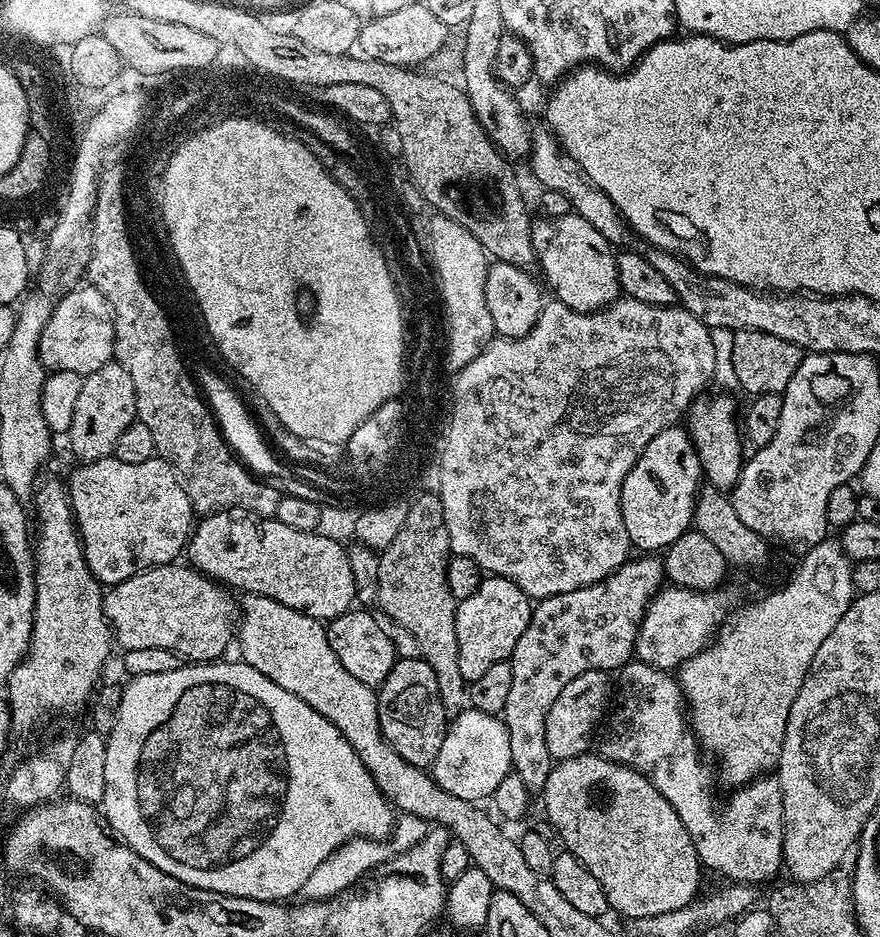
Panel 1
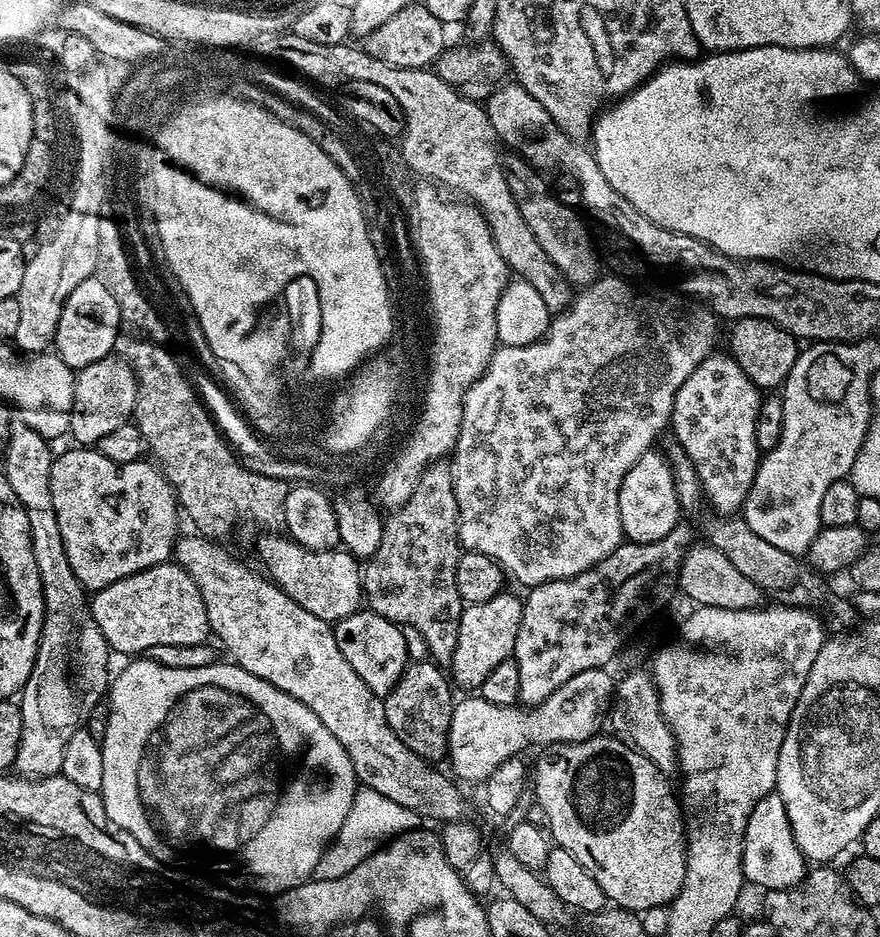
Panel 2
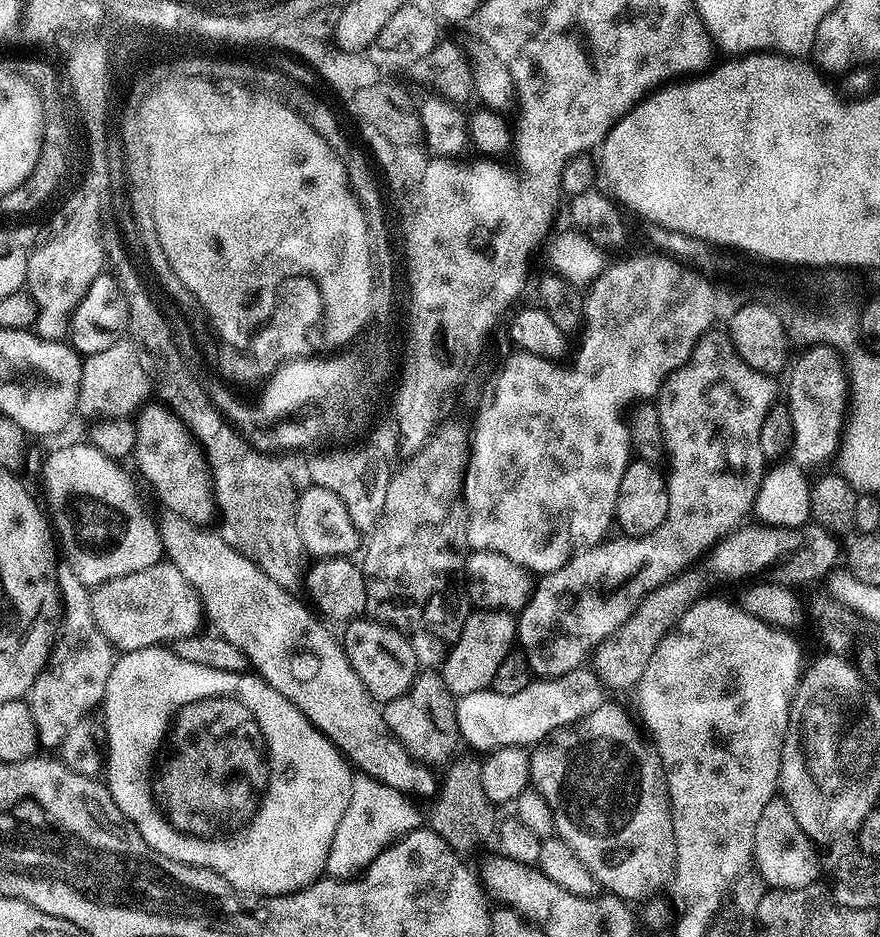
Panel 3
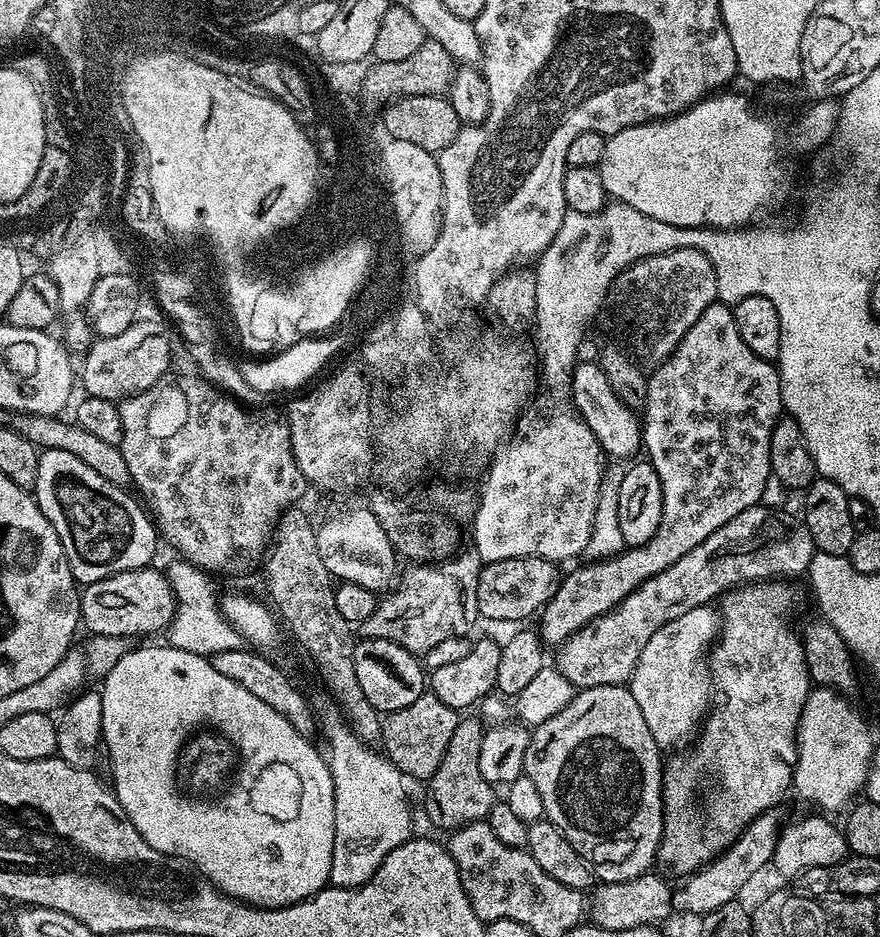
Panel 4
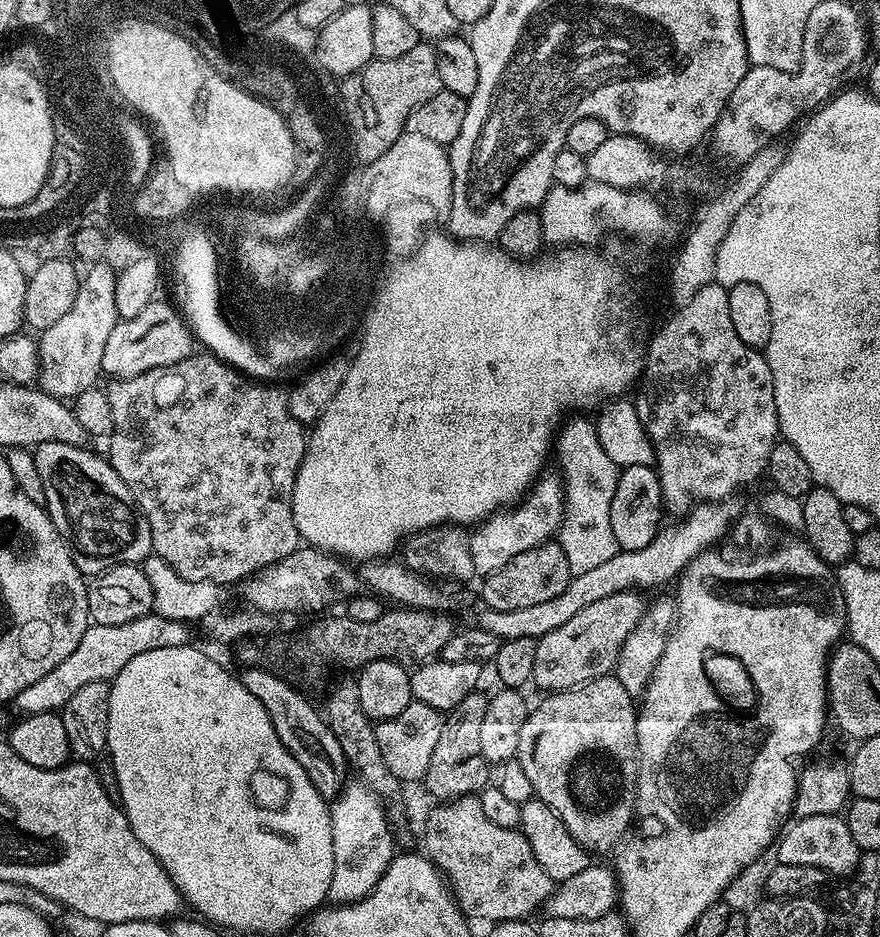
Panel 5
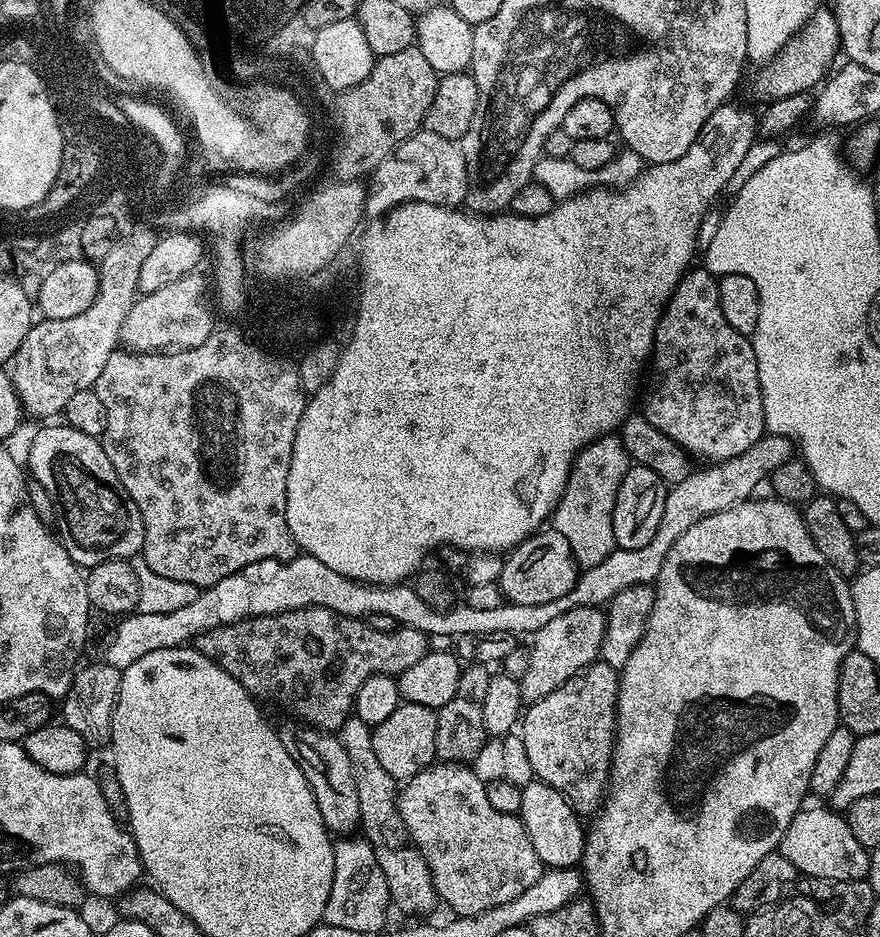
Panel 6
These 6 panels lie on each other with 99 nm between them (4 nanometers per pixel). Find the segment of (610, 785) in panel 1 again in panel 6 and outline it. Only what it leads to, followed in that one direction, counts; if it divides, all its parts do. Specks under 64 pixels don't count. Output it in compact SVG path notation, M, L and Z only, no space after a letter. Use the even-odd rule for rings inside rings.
M603 662L590 664L546 698L527 705L518 728L535 779L554 786L577 814L595 813L610 783L617 687L617 669Z

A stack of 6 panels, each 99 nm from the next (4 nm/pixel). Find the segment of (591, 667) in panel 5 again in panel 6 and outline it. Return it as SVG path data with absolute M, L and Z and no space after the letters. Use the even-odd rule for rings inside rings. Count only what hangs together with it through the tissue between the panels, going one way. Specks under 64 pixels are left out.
M599 607L566 610L566 614L550 618L542 630L532 633L527 645L530 666L526 666L526 674L522 674L519 681L520 699L525 705L546 698L546 694L573 680L583 668L597 663L604 637L604 617L605 613Z

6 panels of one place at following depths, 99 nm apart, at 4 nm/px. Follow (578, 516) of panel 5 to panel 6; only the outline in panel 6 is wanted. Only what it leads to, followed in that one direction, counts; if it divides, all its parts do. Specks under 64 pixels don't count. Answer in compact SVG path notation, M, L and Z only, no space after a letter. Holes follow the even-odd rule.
M614 434L601 436L577 453L568 475L564 493L552 515L553 531L562 534L569 542L577 565L581 569L596 566L616 549L613 532L613 508L618 486L628 472L630 461Z

